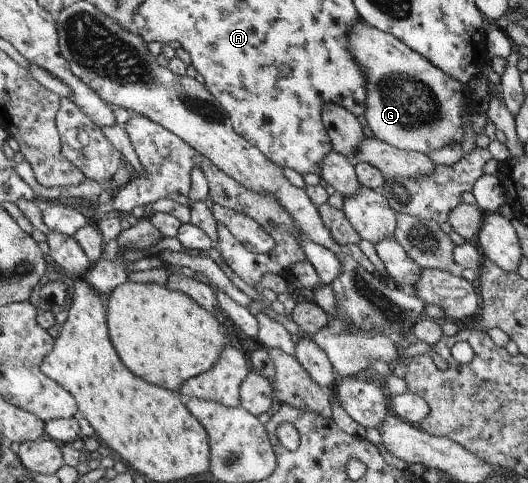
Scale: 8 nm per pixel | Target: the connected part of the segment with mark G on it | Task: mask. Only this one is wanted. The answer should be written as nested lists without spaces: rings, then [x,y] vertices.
[[[361,19],[351,26],[348,38],[348,48],[366,81],[366,108],[363,115],[377,139],[400,150],[424,154],[451,142],[461,144],[463,141],[463,110],[467,109],[469,100],[463,94],[462,83],[449,77],[420,53],[405,45],[403,41],[390,33],[371,27]]]

